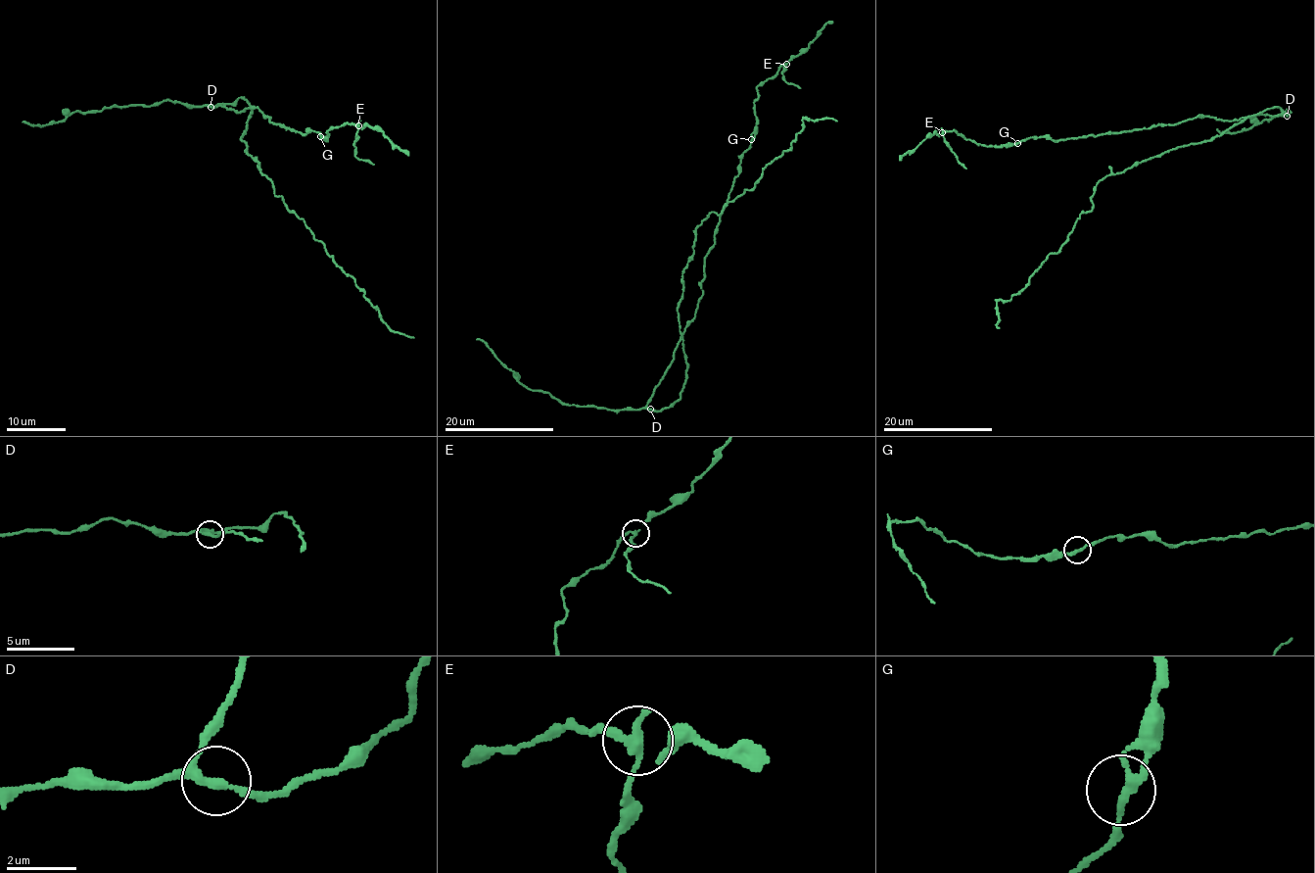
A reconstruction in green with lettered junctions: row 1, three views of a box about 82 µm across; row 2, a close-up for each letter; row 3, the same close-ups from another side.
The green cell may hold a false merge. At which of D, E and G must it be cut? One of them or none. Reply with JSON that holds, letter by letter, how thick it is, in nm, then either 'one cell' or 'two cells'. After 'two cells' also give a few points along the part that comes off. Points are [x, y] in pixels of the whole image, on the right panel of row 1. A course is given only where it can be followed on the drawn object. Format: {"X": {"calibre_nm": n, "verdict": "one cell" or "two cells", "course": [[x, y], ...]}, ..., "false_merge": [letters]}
{"D": {"calibre_nm": 220, "verdict": "one cell"}, "E": {"calibre_nm": 200, "verdict": "two cells", "course": [[943, 133], [950, 150], [965, 169]]}, "G": {"calibre_nm": 240, "verdict": "one cell"}, "false_merge": ["E"]}

